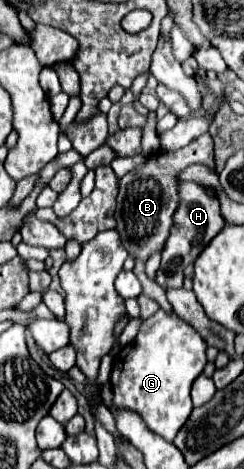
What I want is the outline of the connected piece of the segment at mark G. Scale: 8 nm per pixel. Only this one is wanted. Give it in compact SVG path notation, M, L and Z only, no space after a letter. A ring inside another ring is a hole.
M160 308L144 320L138 336L114 356L110 374L114 408L138 412L154 434L172 442L192 412L190 384L194 384L206 366L206 348L206 340L186 320Z

